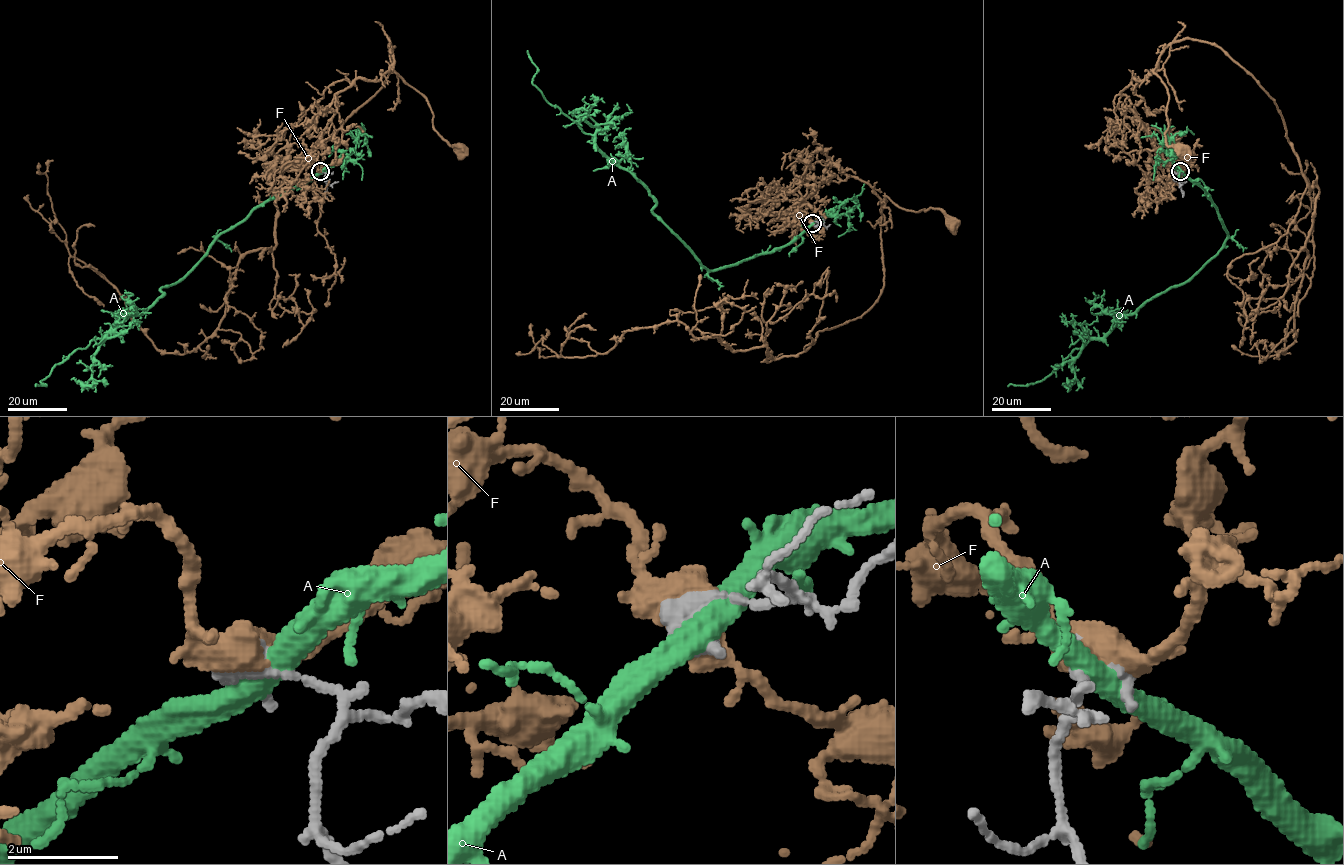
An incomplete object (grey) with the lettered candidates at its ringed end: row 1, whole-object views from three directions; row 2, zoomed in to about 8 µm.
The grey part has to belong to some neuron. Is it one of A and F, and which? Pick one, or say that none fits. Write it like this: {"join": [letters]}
{"join": ["F"]}

